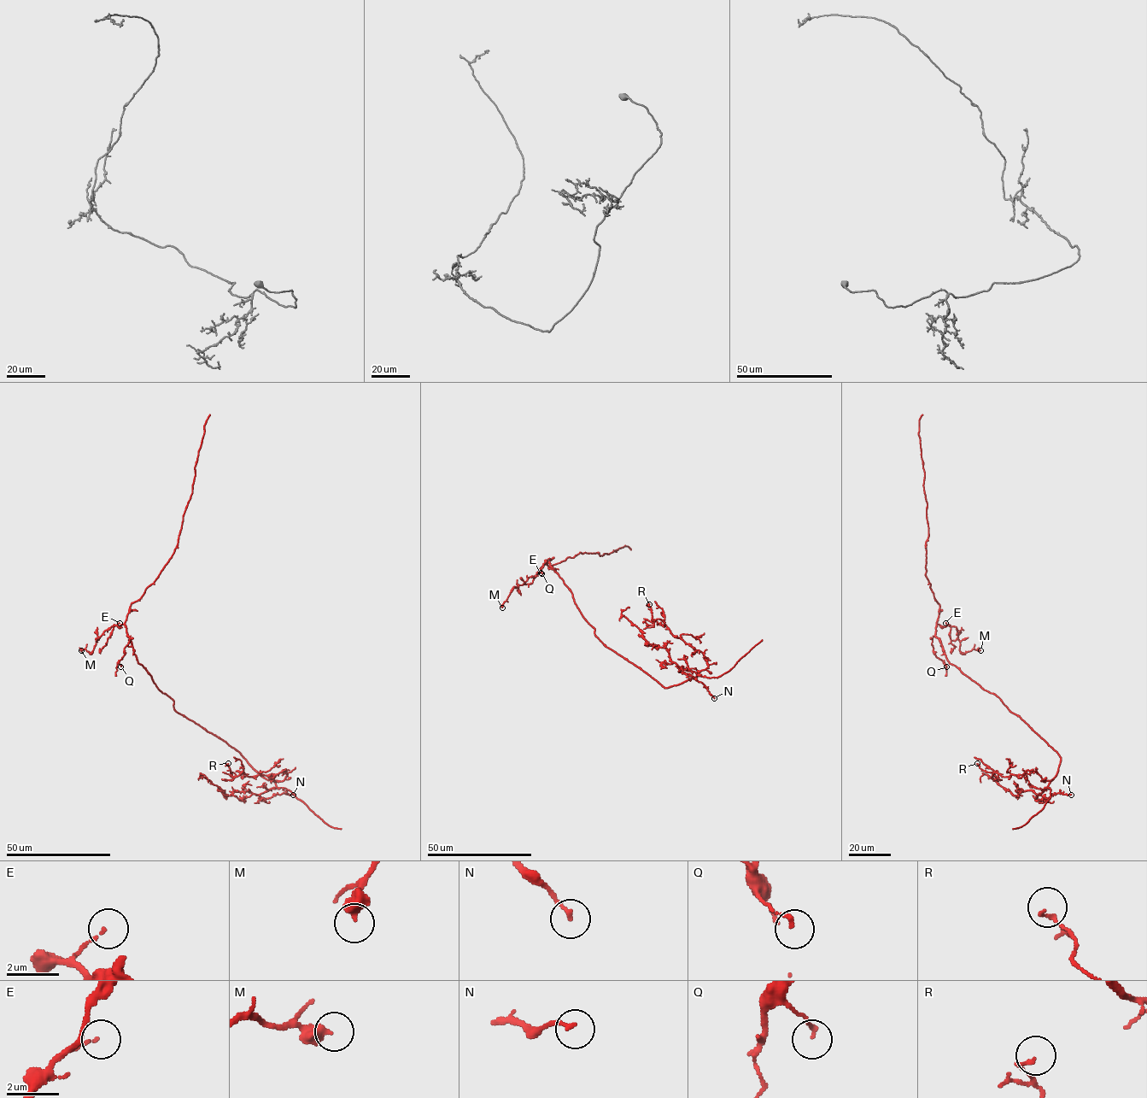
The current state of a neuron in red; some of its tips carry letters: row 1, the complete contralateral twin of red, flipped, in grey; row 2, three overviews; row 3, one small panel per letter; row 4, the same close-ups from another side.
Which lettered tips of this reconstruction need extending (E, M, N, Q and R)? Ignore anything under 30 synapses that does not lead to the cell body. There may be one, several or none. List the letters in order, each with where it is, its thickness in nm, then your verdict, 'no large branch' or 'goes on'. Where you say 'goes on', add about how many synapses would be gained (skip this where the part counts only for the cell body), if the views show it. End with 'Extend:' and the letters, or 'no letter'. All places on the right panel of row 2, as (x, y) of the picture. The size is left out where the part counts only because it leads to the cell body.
E: at (945, 623); 90 nm thick; no large branch
M: at (980, 650); 480 nm thick; no large branch
N: at (1071, 795); 140 nm thick; no large branch
Q: at (946, 666); 140 nm thick; no large branch
R: at (977, 763); 110 nm thick; no large branch
Extend: no letter

